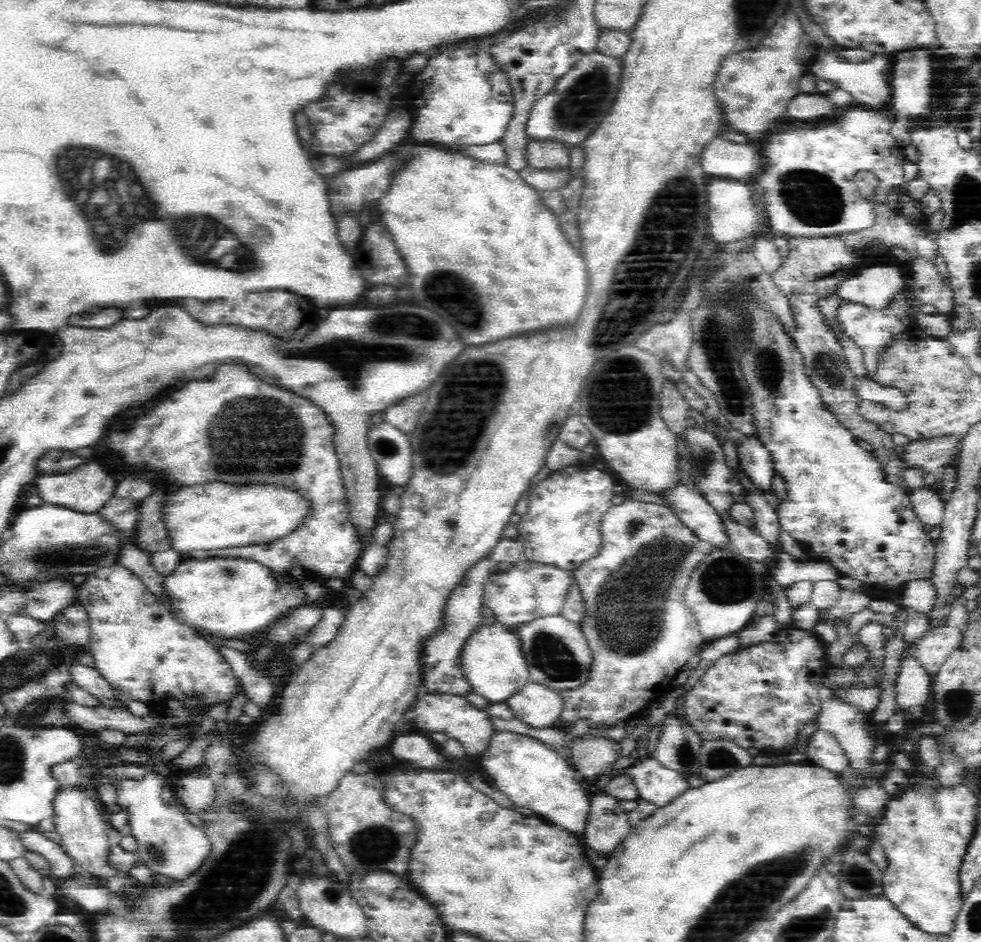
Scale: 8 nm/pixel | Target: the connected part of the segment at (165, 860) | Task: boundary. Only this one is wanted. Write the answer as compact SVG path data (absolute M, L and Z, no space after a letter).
M150 772L142 780L120 781L116 802L122 808L130 809L129 833L138 840L138 849L135 853L140 856L144 866L148 867L152 873L161 874L164 878L168 878L169 882L177 884L177 886L184 886L207 866L210 856L213 854L213 842L204 828L198 828L186 820L183 810L175 801L165 804L160 799L160 793L164 787L164 780L155 772Z

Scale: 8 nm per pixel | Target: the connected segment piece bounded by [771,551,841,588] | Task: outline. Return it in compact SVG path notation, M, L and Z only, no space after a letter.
M780 551L778 566L771 574L783 588L796 581L834 582L841 577L840 571L826 560L812 559L810 562L804 562L796 560L784 551Z

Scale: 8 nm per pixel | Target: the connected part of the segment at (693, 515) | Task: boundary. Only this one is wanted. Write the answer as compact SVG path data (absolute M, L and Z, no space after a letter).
M680 486L676 491L670 492L665 500L698 538L711 544L713 549L728 550L730 535L726 531L724 519L718 513L718 509L710 505L703 496Z

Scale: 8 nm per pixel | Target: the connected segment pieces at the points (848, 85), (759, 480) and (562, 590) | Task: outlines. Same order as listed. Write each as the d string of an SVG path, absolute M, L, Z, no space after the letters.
M822 50L819 56L820 58L816 60L816 64L813 64L812 68L810 68L816 79L820 78L820 80L835 82L840 88L844 88L844 90L848 90L852 94L856 106L862 106L862 108L866 108L870 112L882 114L882 112L886 112L890 108L890 104L892 104L890 76L893 58L890 58L888 54L874 53L870 60L859 63L848 62L840 58L836 52Z
M738 439L739 464L744 473L756 483L756 486L768 497L768 505L778 510L780 502L772 499L772 484L777 474L772 453L758 439Z
M522 557L512 563L508 570L495 571L490 575L484 583L482 599L483 604L488 606L488 612L492 612L492 620L516 630L534 620L563 616L568 592L576 586L573 572Z

